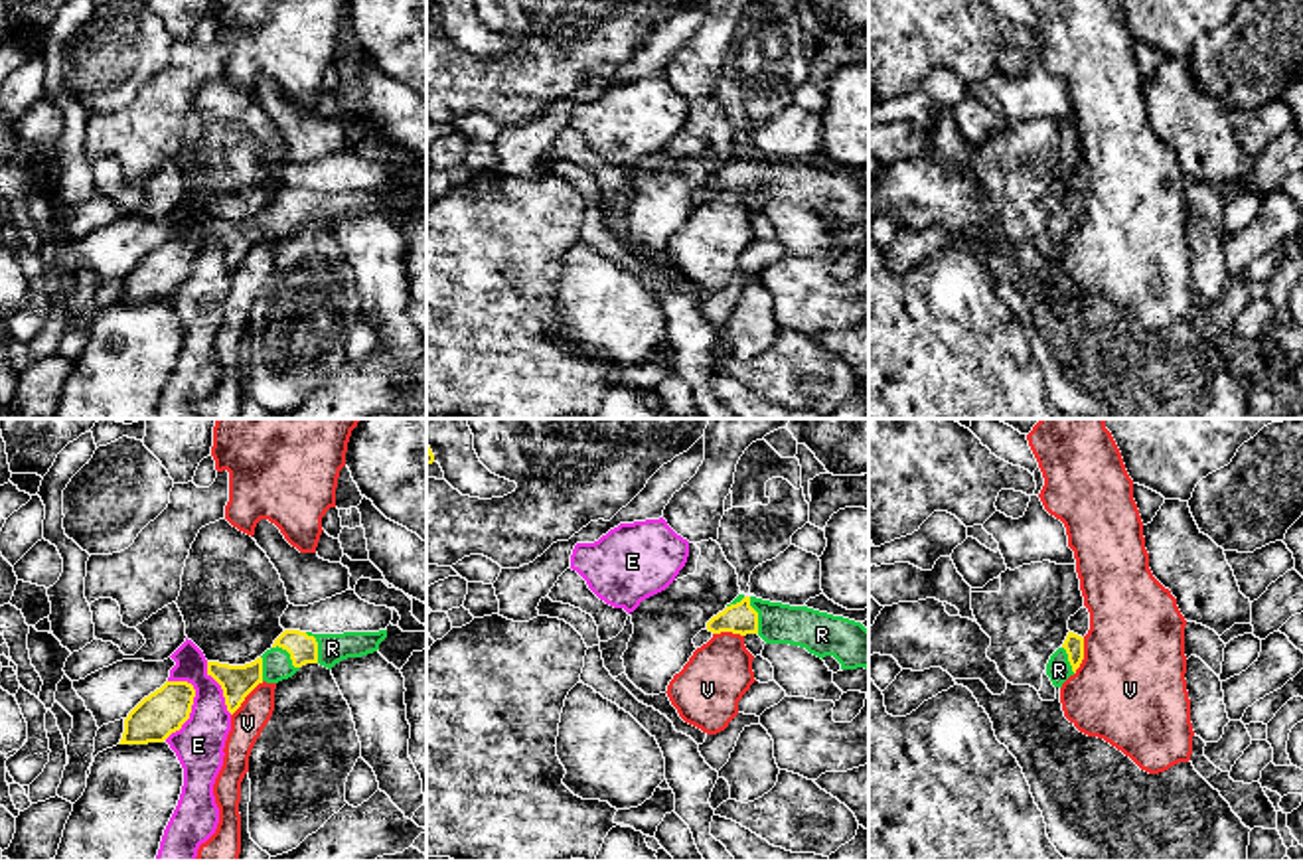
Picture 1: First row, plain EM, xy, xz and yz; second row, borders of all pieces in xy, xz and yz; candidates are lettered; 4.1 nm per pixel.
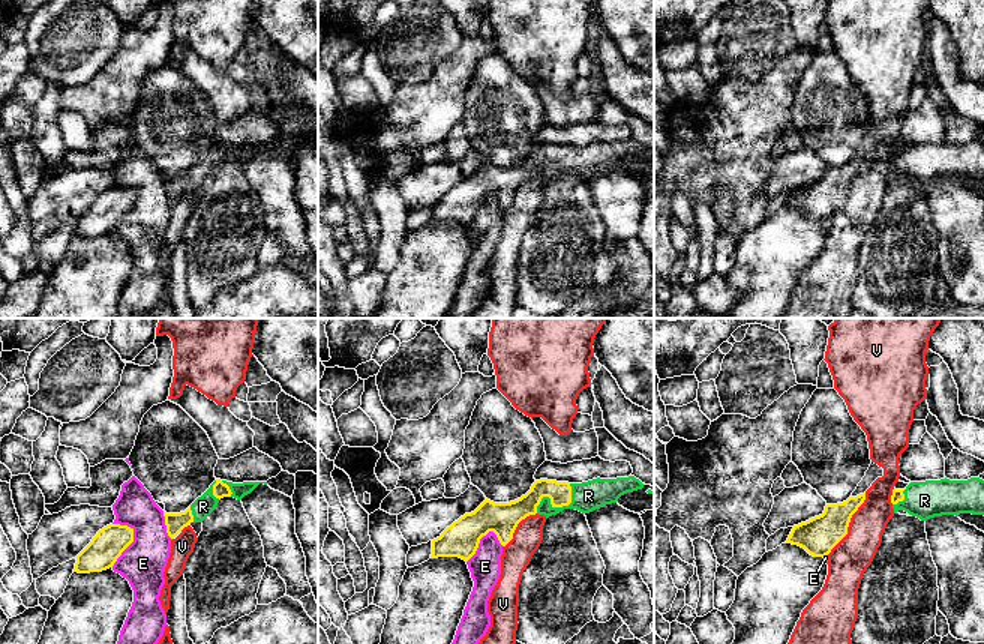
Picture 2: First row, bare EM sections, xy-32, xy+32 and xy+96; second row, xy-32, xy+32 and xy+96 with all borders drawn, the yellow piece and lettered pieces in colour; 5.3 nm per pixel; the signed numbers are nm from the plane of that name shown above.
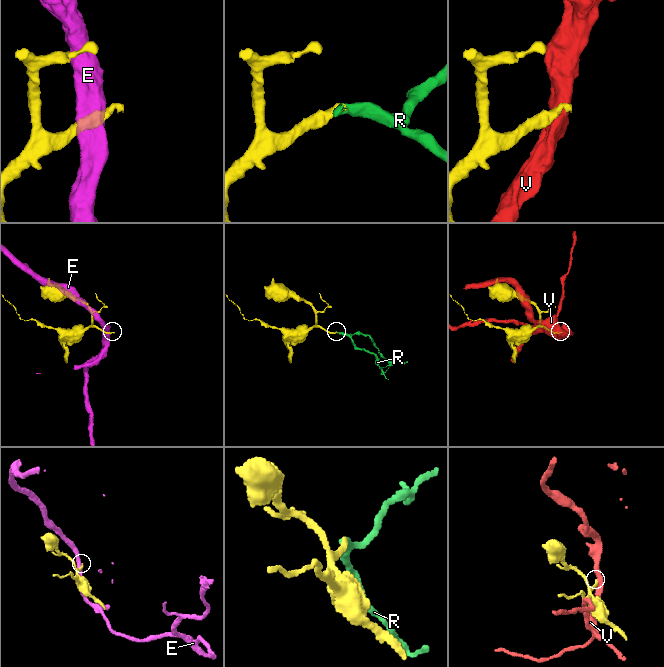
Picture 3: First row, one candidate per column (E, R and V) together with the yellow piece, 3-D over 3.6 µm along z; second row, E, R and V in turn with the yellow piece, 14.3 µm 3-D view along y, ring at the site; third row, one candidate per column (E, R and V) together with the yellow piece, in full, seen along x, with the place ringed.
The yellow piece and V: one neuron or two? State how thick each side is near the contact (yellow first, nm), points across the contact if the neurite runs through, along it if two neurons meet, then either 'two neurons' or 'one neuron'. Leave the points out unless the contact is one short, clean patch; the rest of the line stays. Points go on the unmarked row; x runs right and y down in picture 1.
calibres 140 and 140 nm; two neurons

